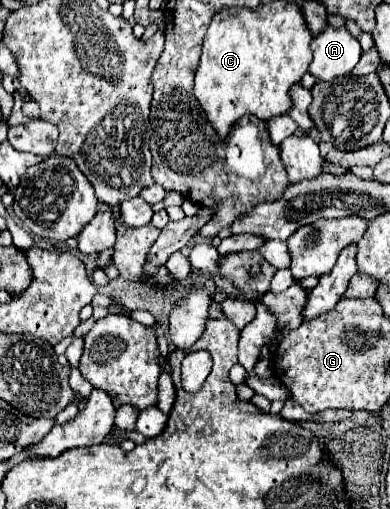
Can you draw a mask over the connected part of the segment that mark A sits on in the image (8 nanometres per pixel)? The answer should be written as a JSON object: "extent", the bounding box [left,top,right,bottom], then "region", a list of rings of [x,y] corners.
{"extent":[310,27,360,81],"region":[[[326,27],[318,37],[312,39],[310,43],[310,49],[312,49],[312,63],[310,63],[310,73],[320,79],[320,81],[332,81],[334,77],[340,77],[340,75],[348,75],[356,63],[360,61],[360,43],[348,33],[346,27],[340,27],[340,29],[334,29],[334,27]]]}

